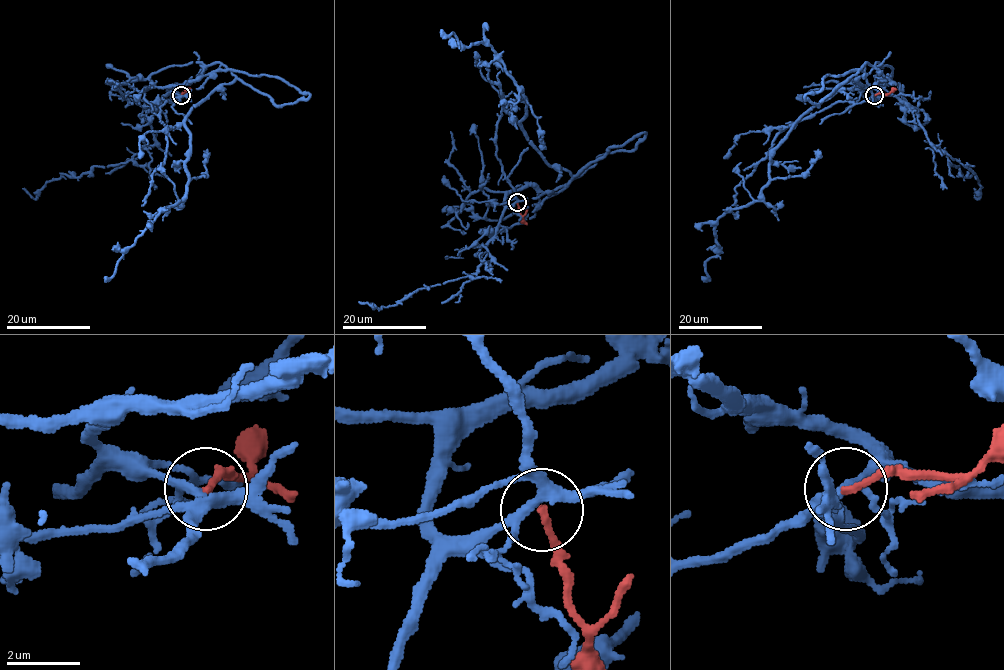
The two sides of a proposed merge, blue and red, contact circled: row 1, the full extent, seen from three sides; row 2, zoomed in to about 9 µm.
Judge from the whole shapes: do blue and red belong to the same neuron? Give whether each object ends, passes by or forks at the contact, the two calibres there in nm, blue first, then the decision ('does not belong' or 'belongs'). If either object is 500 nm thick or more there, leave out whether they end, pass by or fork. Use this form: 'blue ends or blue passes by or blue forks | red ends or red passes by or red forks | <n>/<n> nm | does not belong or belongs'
blue forks | red ends | 240/170 nm | does not belong

